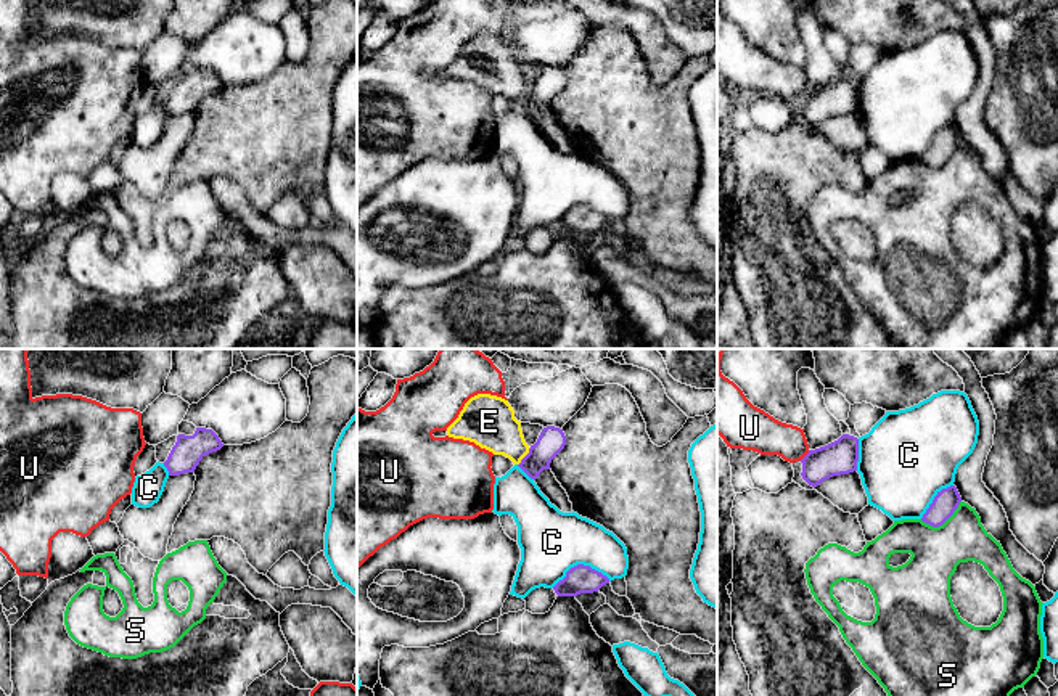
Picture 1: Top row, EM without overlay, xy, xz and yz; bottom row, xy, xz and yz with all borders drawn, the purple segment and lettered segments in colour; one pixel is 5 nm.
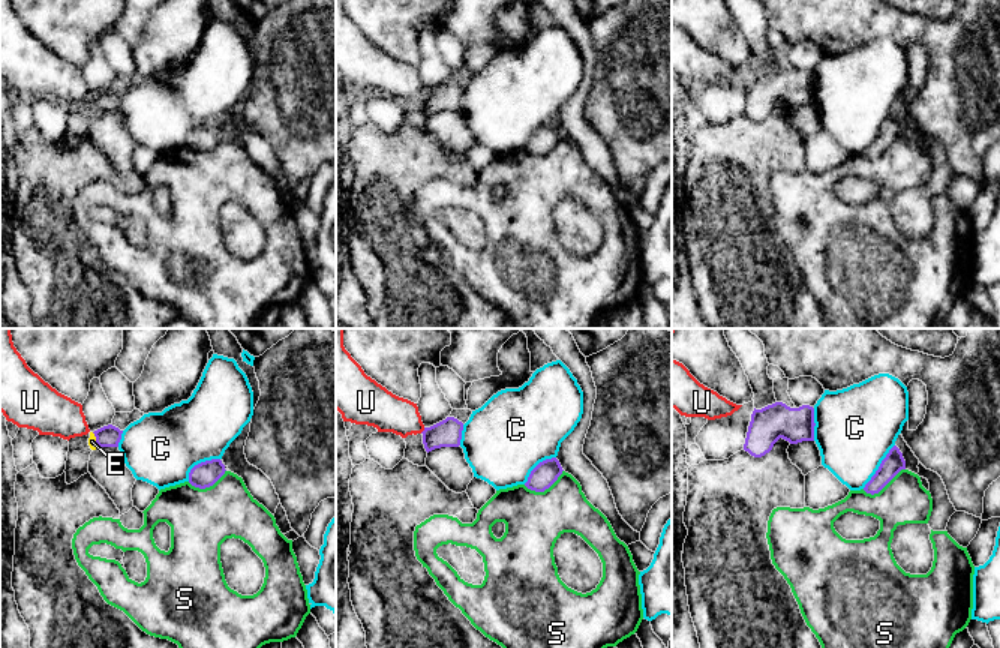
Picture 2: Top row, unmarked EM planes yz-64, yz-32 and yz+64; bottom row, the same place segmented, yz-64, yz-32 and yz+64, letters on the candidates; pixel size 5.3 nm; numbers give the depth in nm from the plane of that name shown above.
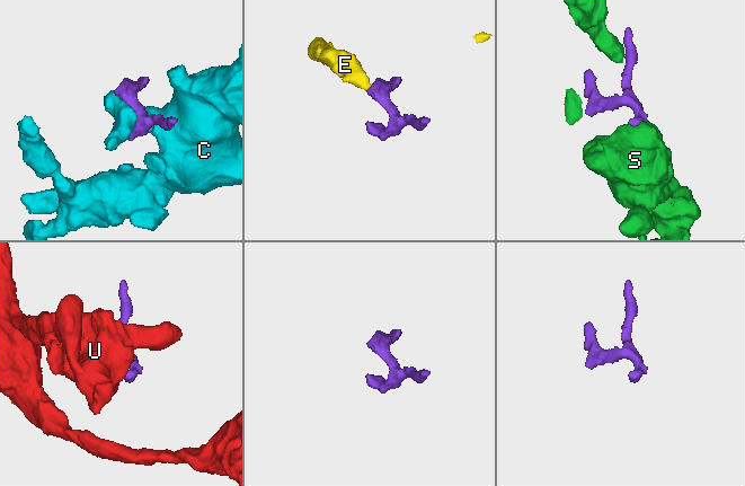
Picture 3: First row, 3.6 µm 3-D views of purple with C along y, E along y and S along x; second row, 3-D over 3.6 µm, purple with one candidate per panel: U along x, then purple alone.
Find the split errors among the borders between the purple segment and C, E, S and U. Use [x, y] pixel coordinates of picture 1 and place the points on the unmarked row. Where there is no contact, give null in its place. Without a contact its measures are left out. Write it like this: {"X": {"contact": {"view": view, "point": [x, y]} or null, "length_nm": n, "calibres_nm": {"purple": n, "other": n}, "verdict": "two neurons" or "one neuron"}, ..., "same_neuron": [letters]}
{"C": {"contact": {"view": "xz", "point": [579, 204]}, "length_nm": 300, "calibres_nm": {"purple": 140, "other": 320}, "verdict": "two neurons"}, "E": {"contact": {"view": "xz", "point": [524, 97]}, "length_nm": 120, "calibres_nm": {"purple": 140, "other": 260}, "verdict": "one neuron"}, "S": {"contact": {"view": "yz", "point": [943, 163]}, "length_nm": 220, "calibres_nm": {"purple": 120, "other": 260}, "verdict": "two neurons"}, "U": {"contact": {"view": "yz", "point": [806, 95]}, "length_nm": 80, "calibres_nm": {"purple": 170, "other": 190}, "verdict": "two neurons"}, "same_neuron": ["E"]}

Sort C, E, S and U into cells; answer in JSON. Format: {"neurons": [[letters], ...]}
{"neurons": [["C"], ["E"], ["S"], ["U"]]}

